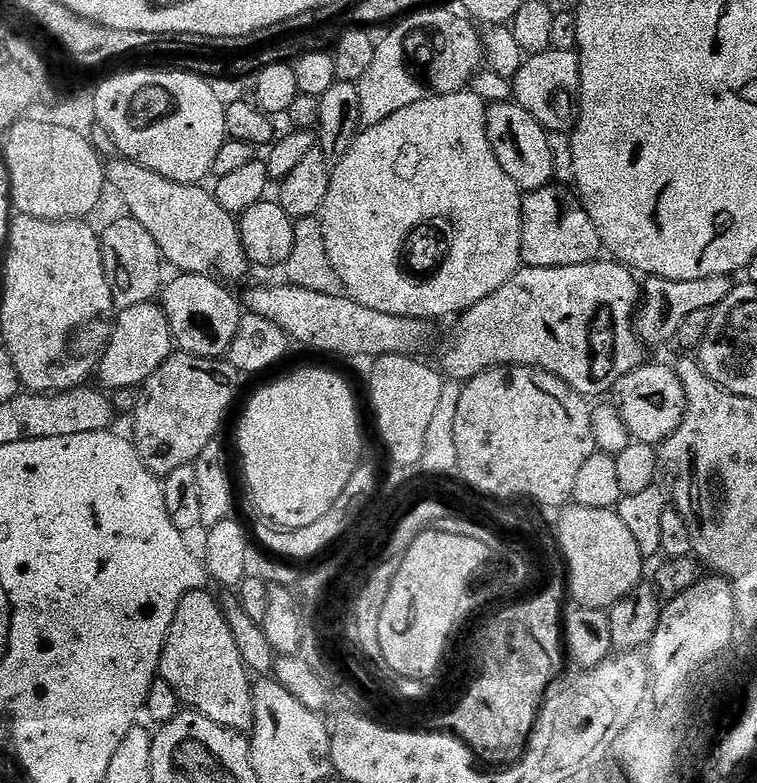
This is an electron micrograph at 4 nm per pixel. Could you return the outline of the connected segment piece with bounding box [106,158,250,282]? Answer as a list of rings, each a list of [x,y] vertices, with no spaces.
[[[127,158],[107,161],[106,180],[128,207],[127,215],[146,226],[154,242],[158,242],[161,257],[167,263],[169,260],[177,273],[211,276],[221,282],[247,278],[250,261],[242,246],[237,217],[222,210],[209,189],[207,192],[200,184],[170,182]]]

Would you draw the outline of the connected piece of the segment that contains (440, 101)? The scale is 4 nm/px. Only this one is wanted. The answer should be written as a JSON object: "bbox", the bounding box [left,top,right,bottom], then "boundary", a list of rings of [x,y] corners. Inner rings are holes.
{"bbox":[318,90,522,322],"boundary":[[[471,90],[451,92],[445,96],[428,95],[422,102],[414,102],[414,106],[406,106],[406,110],[398,110],[398,114],[390,114],[386,122],[378,122],[378,126],[363,129],[348,147],[348,153],[341,160],[335,161],[330,178],[330,190],[326,190],[326,200],[322,202],[318,219],[322,226],[322,238],[326,238],[326,254],[330,254],[330,262],[334,265],[338,278],[342,278],[345,293],[362,306],[370,306],[370,310],[378,310],[382,314],[395,316],[413,316],[415,320],[436,322],[439,316],[452,316],[467,312],[482,298],[494,294],[508,279],[522,267],[520,258],[520,202],[522,193],[510,174],[502,170],[498,158],[494,158],[494,150],[490,150],[490,138],[486,126],[486,103]]]}

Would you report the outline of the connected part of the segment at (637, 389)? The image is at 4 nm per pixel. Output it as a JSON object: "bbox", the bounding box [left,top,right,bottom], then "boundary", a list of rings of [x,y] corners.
{"bbox":[610,362,688,445],"boundary":[[[645,362],[630,374],[618,378],[610,393],[611,403],[618,410],[626,430],[638,444],[663,445],[671,438],[674,430],[682,426],[684,415],[688,409],[686,390],[682,390],[682,382],[678,378],[675,367],[668,364],[651,364]]]}

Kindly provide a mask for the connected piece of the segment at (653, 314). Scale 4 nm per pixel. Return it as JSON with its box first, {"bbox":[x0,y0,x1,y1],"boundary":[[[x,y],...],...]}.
{"bbox":[634,276,734,345],"boundary":[[[649,276],[642,284],[642,303],[634,317],[637,336],[645,345],[664,344],[675,341],[678,326],[689,314],[697,310],[717,308],[734,287],[732,276],[715,276],[701,280],[667,280],[657,276]]]}

